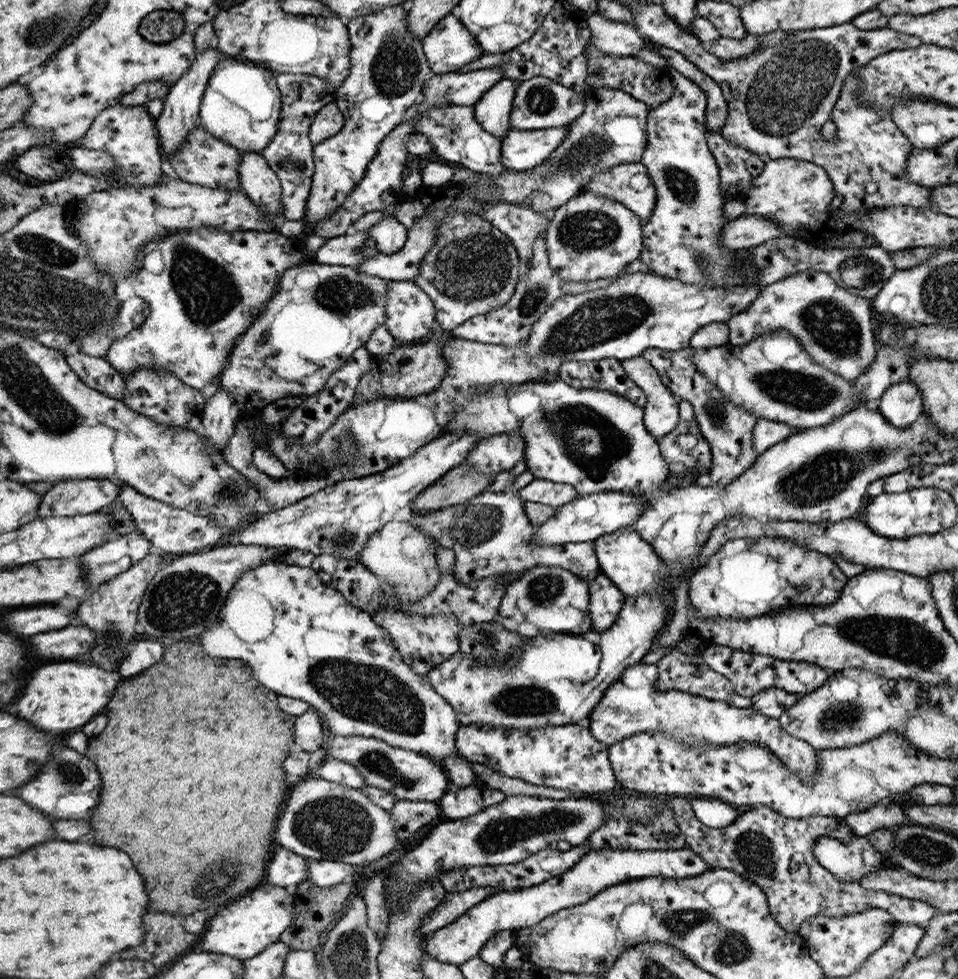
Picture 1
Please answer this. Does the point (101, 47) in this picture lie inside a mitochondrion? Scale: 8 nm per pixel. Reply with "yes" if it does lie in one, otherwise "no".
no

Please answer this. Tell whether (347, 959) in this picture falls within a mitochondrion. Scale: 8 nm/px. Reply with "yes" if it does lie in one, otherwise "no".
yes

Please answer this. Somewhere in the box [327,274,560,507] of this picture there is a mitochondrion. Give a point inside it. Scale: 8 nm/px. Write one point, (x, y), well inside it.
(532, 299)

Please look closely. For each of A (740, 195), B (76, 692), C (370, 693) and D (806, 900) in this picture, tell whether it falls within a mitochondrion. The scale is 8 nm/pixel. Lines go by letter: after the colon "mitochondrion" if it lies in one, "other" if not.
A: other
B: other
C: mitochondrion
D: other

